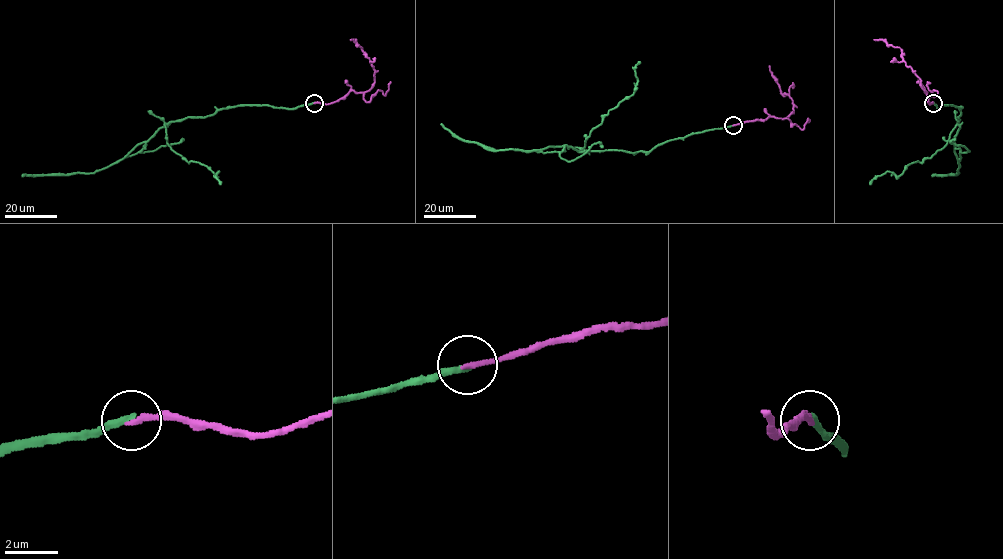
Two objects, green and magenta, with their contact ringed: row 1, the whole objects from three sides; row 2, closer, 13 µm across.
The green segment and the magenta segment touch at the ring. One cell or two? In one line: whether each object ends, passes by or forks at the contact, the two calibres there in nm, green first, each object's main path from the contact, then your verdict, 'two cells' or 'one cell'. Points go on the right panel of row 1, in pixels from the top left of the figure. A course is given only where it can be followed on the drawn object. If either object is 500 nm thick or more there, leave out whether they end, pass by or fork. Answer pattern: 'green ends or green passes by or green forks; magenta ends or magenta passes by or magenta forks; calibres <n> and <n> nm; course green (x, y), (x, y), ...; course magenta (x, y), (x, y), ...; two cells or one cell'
green ends; magenta ends; calibres 260 and 240 nm; course green (933, 103), (938, 109), (946, 105), (959, 108), (961, 114), (959, 128), (953, 141), (958, 173), (931, 176); course magenta (933, 103), (929, 104), (921, 80), (907, 66), (901, 50), (882, 39), (873, 39); one cell

